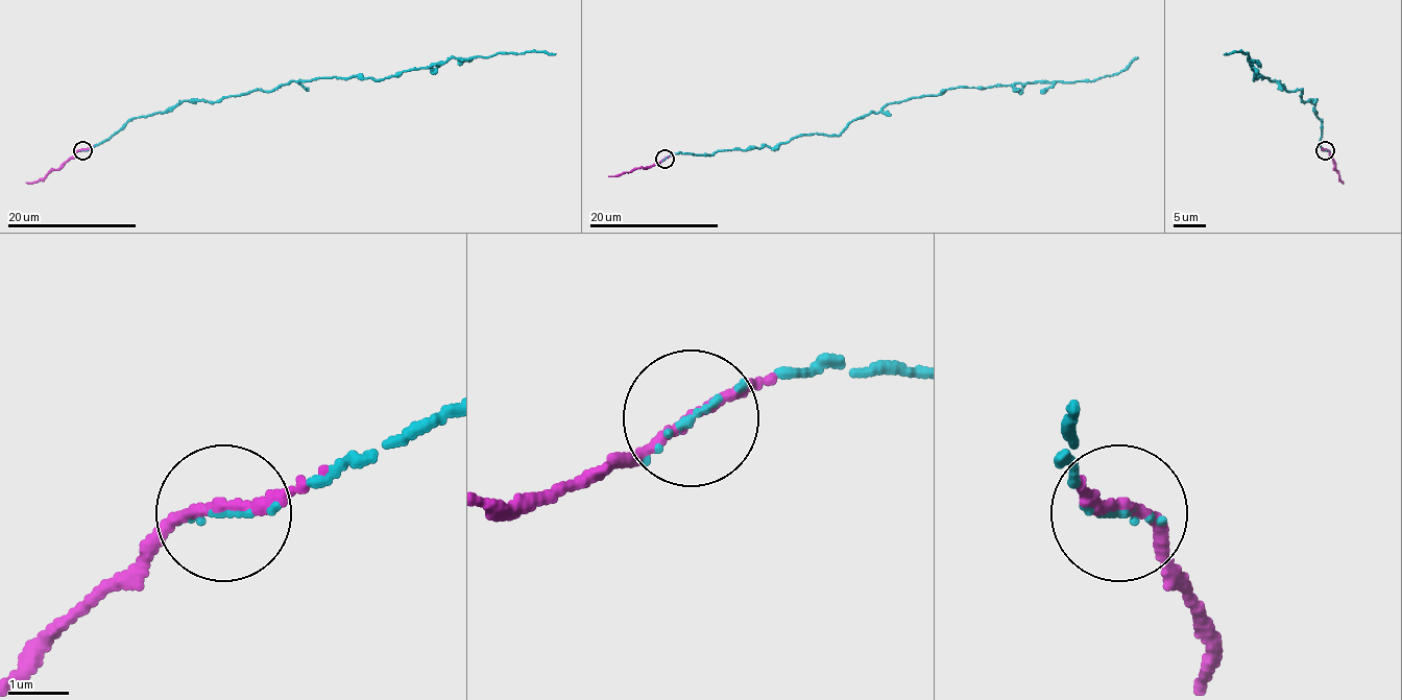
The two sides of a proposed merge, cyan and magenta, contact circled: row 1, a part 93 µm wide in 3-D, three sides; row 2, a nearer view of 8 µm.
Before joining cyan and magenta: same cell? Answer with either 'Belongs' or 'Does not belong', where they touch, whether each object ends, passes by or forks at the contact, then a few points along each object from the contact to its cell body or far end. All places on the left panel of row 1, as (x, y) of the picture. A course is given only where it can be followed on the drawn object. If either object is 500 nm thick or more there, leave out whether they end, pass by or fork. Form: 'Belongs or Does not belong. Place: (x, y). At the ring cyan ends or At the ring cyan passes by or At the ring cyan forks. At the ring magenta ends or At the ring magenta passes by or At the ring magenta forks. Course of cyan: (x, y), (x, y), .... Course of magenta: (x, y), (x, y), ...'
Belongs. Place: (82, 150). At the ring cyan ends. At the ring magenta passes by. Course of cyan: (82, 150), (133, 118), (168, 112), (189, 100), (216, 100), (334, 76), (384, 79), (452, 57), (555, 54). Course of magenta: (82, 150), (35, 182), (26, 183)

